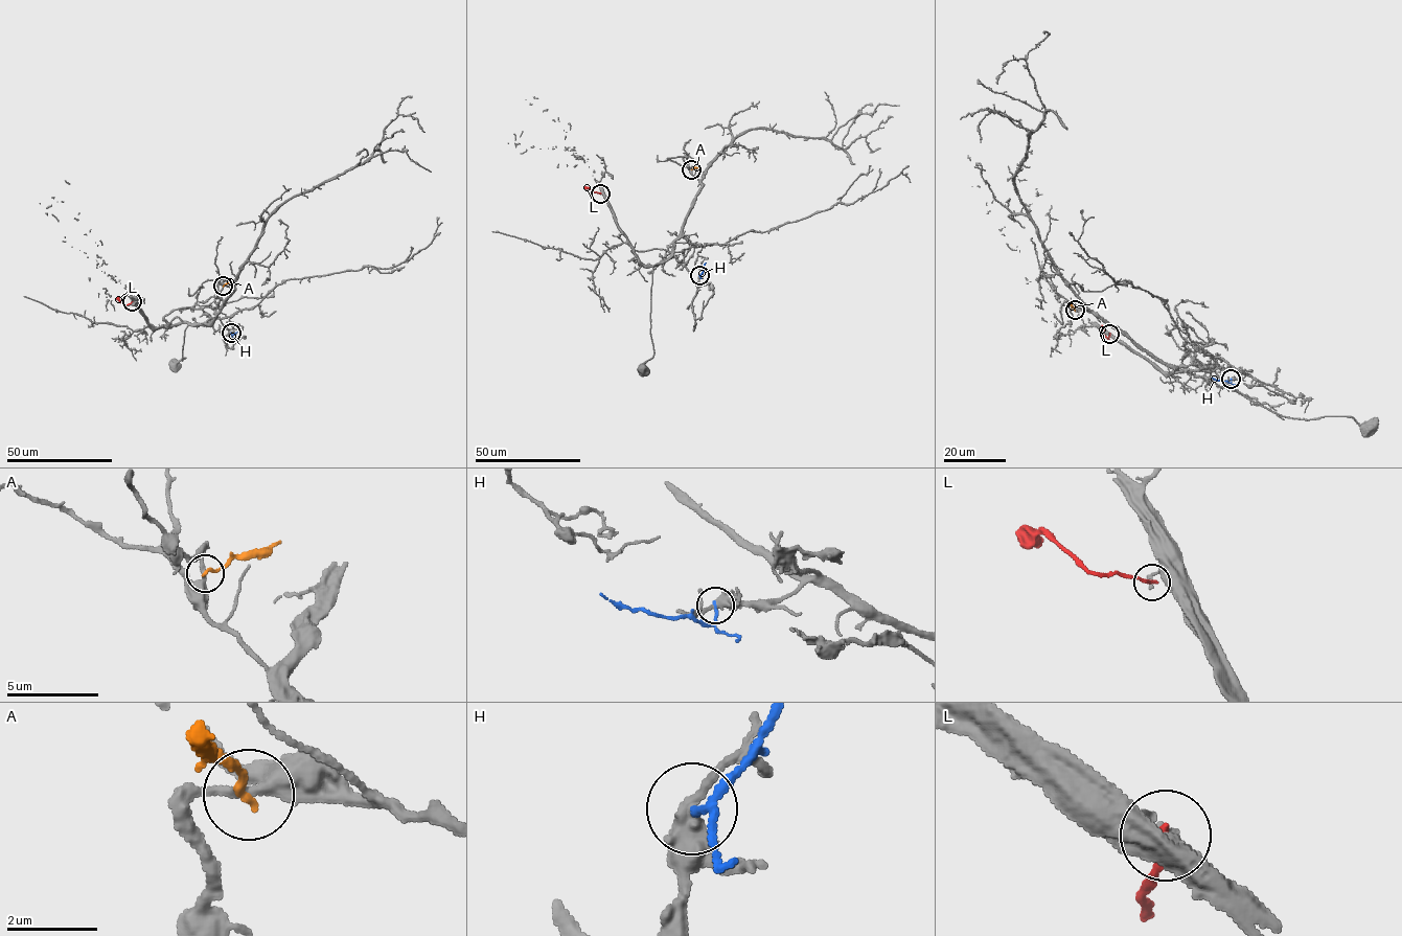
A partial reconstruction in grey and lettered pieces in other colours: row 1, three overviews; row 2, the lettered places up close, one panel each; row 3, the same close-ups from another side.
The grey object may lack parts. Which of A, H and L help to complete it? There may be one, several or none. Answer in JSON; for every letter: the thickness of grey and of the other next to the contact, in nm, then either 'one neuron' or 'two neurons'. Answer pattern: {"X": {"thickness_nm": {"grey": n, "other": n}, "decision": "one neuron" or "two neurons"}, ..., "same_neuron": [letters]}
{"A": {"thickness_nm": {"grey": 300, "other": 190}, "decision": "two neurons"}, "H": {"thickness_nm": {"grey": 420, "other": 170}, "decision": "two neurons"}, "L": {"thickness_nm": {"grey": 170, "other": 190}, "decision": "two neurons"}, "same_neuron": []}

